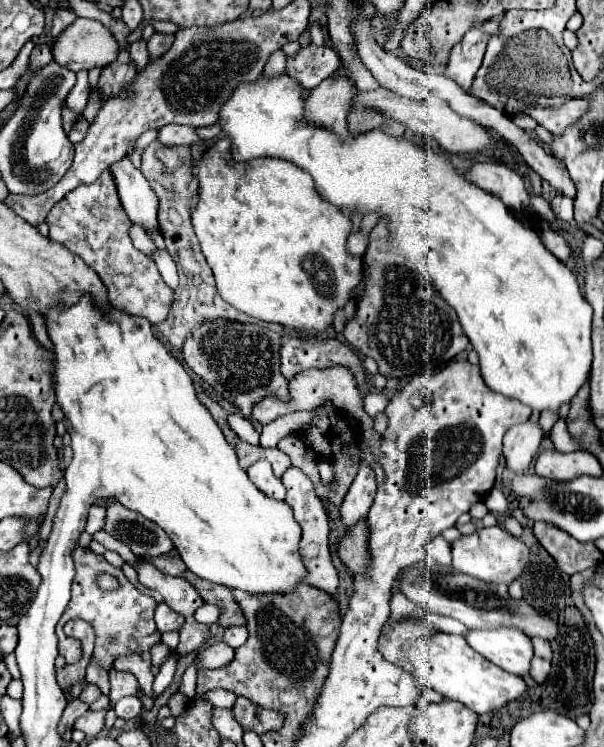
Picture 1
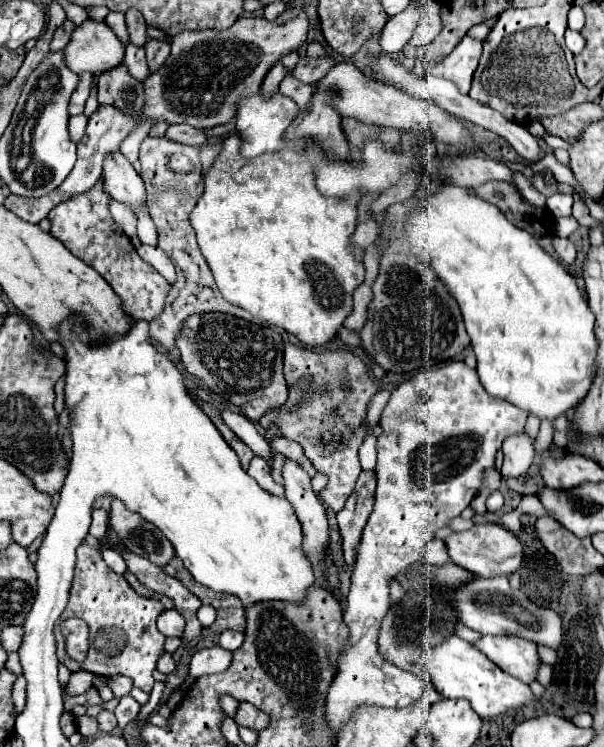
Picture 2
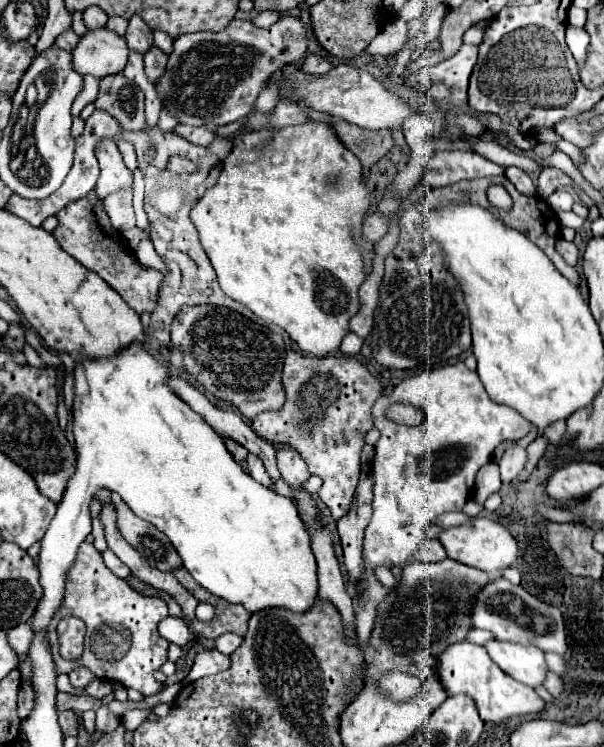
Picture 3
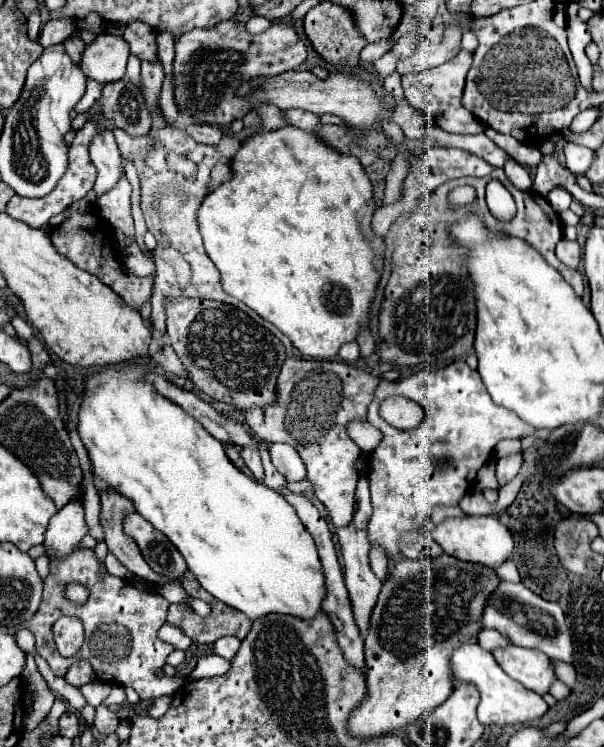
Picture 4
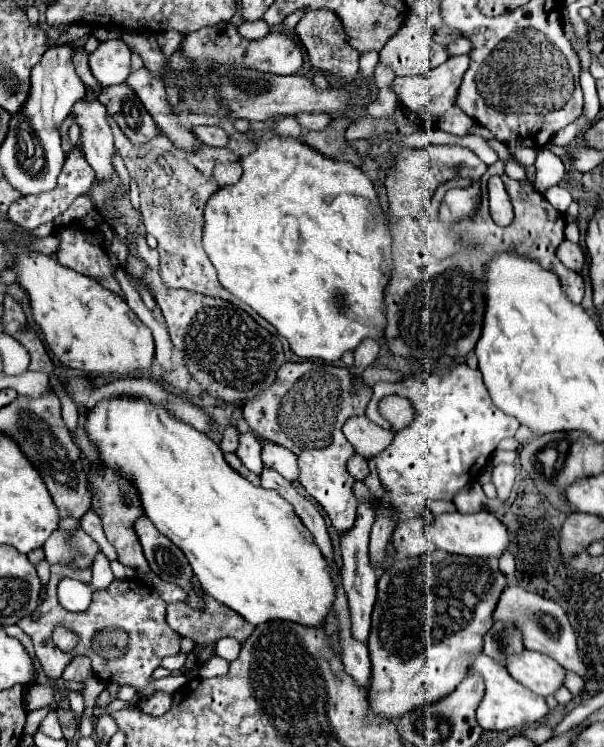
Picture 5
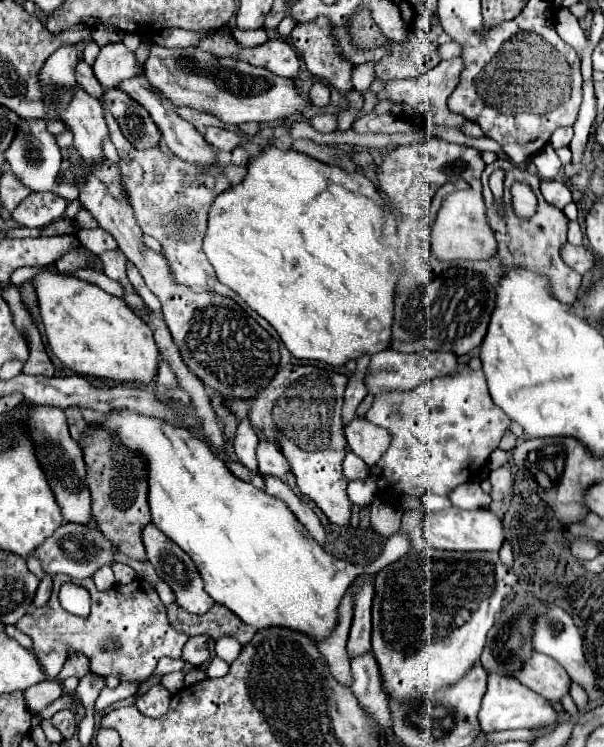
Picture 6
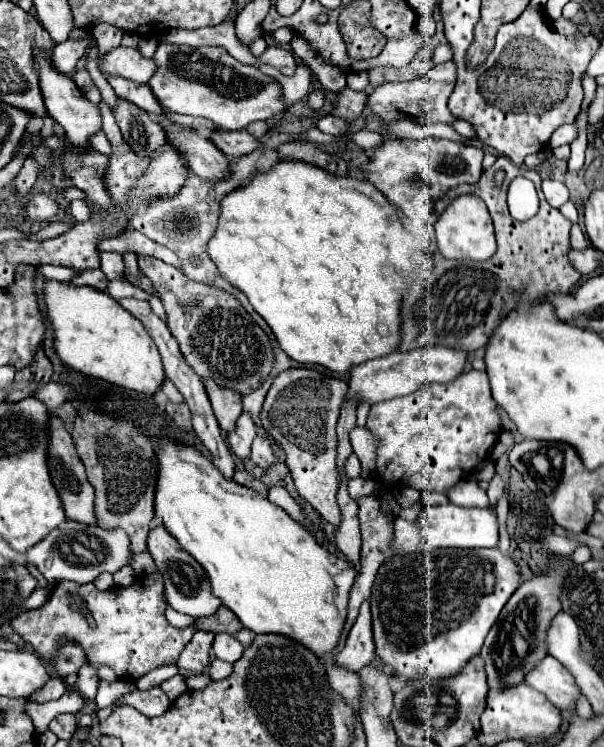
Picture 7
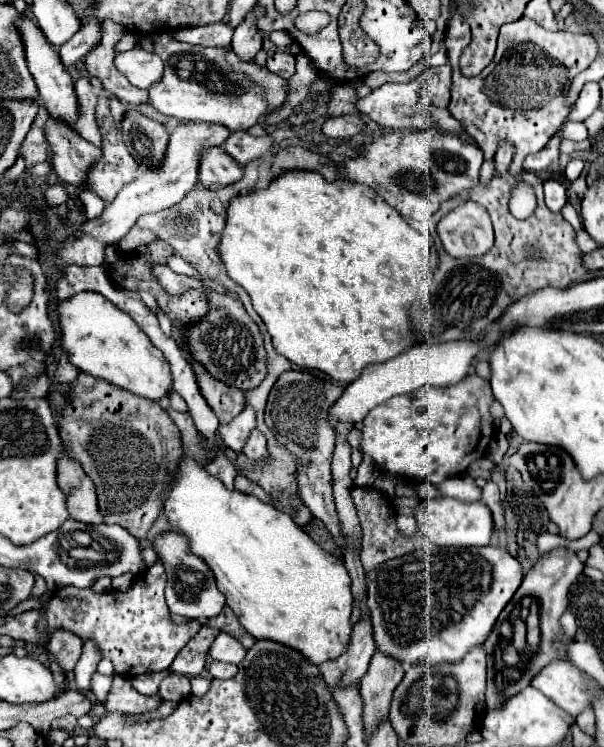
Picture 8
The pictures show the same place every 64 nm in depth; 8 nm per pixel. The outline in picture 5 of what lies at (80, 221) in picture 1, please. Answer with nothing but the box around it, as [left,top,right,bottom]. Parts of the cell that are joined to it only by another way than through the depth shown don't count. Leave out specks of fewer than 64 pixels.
[56,230,122,296]

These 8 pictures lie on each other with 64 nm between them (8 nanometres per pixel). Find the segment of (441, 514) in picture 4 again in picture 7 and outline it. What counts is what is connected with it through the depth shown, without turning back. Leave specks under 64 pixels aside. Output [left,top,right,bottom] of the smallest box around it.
[422,490,448,506]

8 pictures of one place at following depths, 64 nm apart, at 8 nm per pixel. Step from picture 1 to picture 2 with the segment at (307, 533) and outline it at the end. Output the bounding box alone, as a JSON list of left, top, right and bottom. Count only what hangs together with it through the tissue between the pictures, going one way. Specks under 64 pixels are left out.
[282,460,328,586]

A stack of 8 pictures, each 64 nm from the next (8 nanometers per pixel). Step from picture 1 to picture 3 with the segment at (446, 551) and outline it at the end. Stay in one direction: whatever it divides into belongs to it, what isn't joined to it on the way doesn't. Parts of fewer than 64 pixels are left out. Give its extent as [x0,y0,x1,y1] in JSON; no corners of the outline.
[414,538,446,562]

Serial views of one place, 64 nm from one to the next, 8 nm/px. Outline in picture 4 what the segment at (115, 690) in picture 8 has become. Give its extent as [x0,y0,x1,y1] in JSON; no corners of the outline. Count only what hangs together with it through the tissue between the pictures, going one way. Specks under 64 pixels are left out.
[148,696,170,718]

